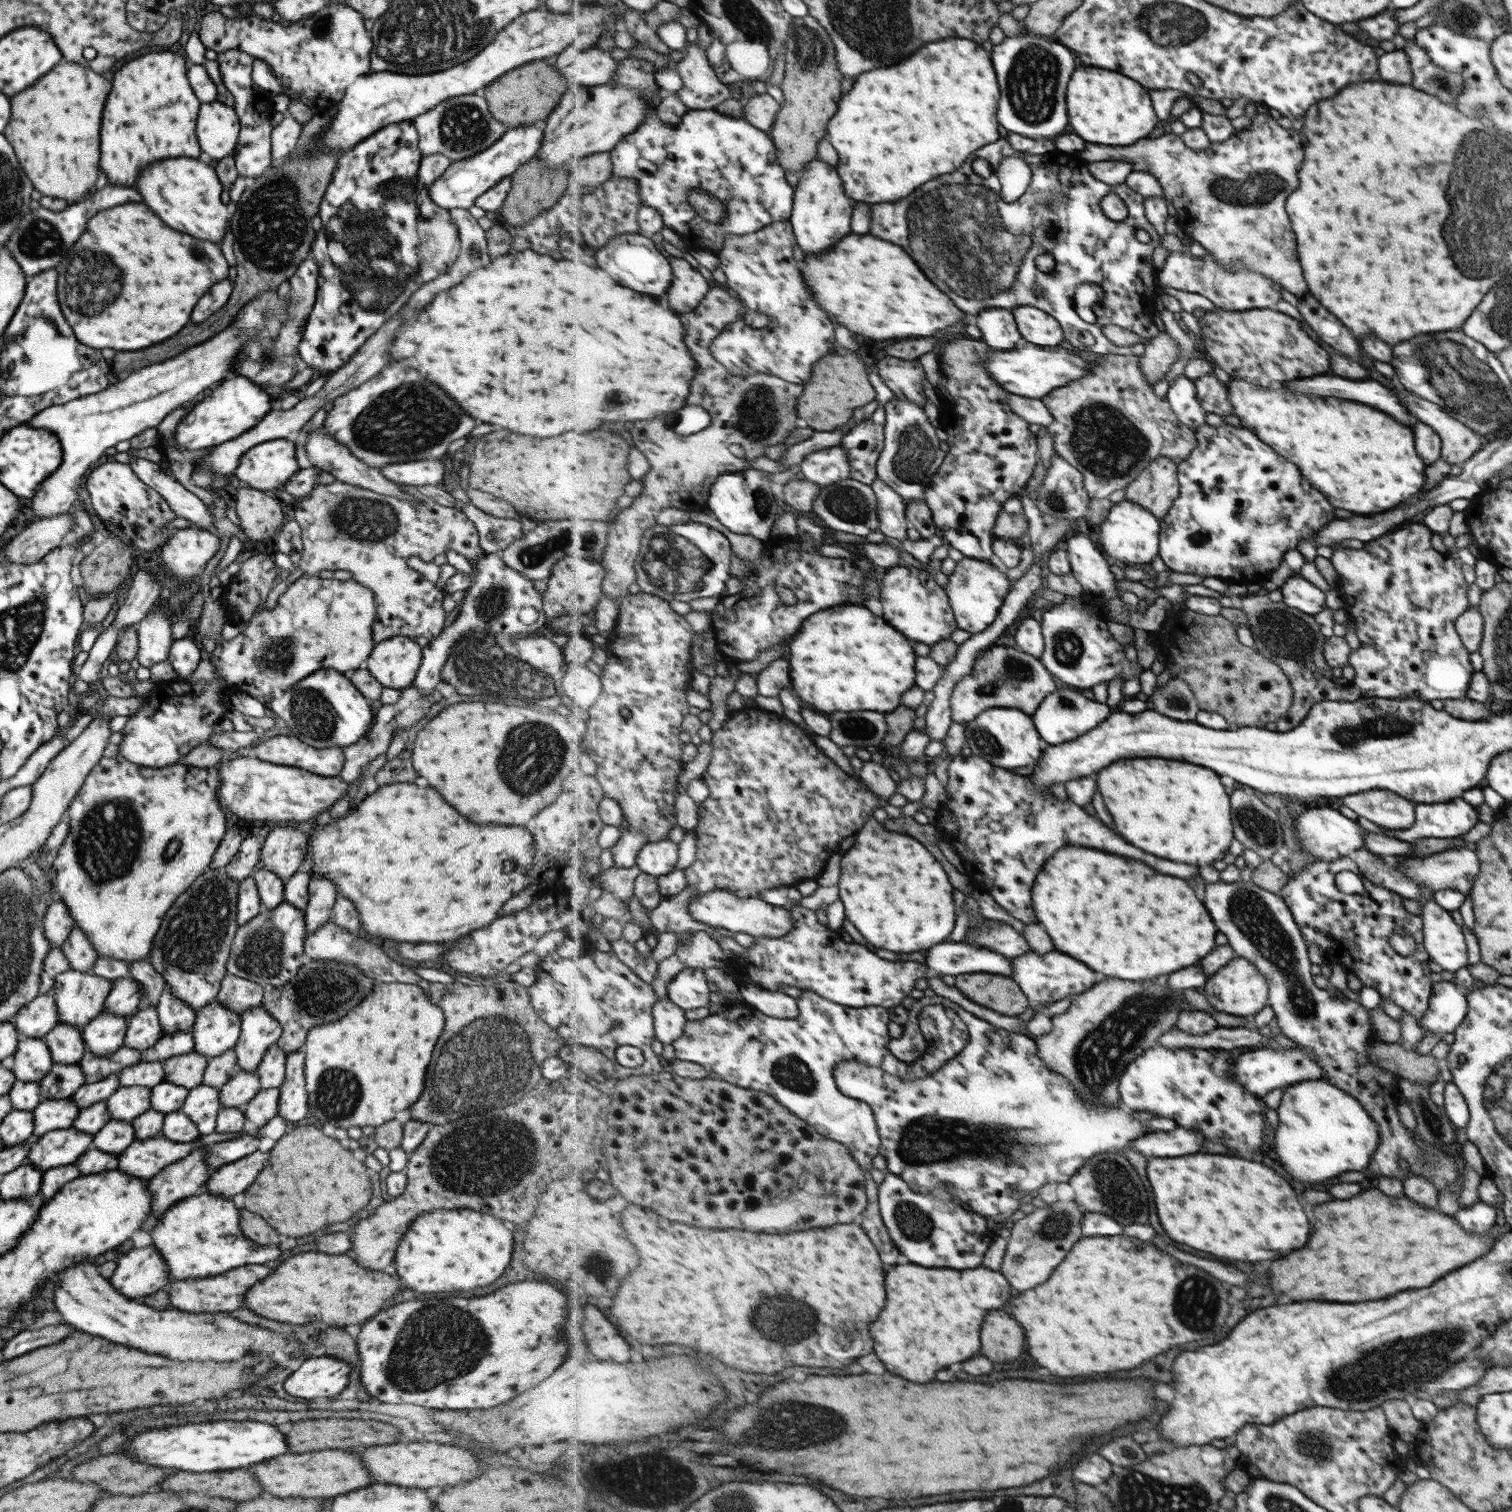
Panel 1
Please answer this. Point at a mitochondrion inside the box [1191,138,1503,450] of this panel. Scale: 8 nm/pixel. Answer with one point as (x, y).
(1254, 189)

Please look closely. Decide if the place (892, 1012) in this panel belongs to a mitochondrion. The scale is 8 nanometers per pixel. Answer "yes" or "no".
no

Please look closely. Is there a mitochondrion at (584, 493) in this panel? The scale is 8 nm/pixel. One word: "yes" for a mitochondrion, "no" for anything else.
no

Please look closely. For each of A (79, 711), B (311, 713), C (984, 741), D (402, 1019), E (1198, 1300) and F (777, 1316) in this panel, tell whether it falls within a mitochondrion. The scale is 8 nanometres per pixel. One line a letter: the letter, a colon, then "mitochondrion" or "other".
A: other
B: mitochondrion
C: mitochondrion
D: other
E: mitochondrion
F: mitochondrion

